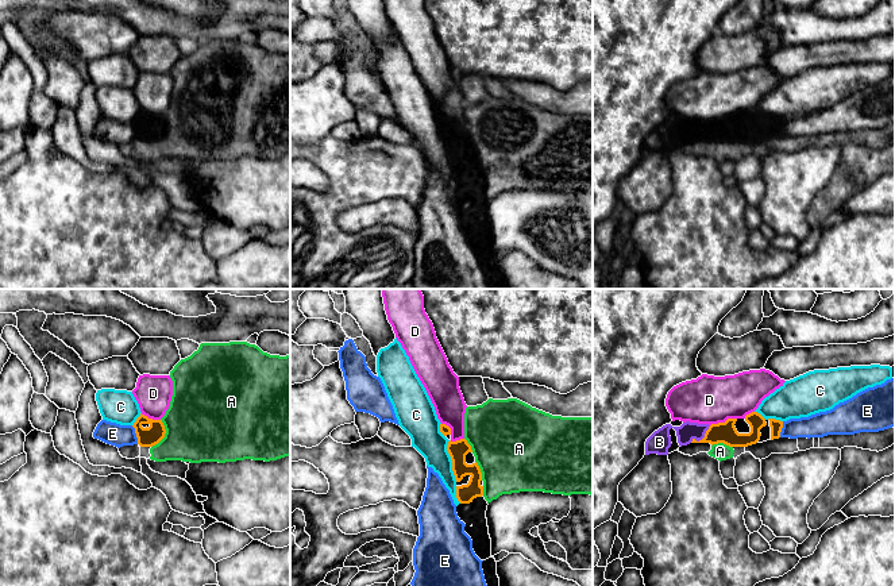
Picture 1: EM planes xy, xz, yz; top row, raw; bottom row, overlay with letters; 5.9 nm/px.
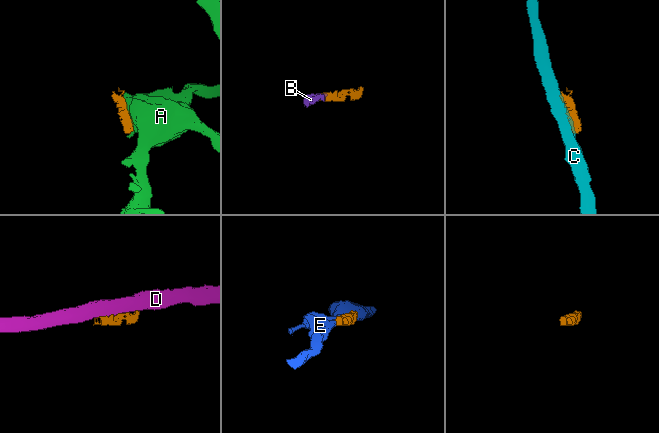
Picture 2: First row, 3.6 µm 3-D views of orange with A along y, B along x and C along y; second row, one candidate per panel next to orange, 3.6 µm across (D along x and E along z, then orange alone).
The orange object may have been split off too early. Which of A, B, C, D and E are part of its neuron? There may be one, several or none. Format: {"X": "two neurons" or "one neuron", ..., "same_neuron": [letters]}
{"A": "two neurons", "B": "one neuron", "C": "two neurons", "D": "two neurons", "E": "two neurons", "same_neuron": ["B"]}

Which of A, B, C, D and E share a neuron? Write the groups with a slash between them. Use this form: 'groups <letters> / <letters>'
groups A / B / C / D / E

